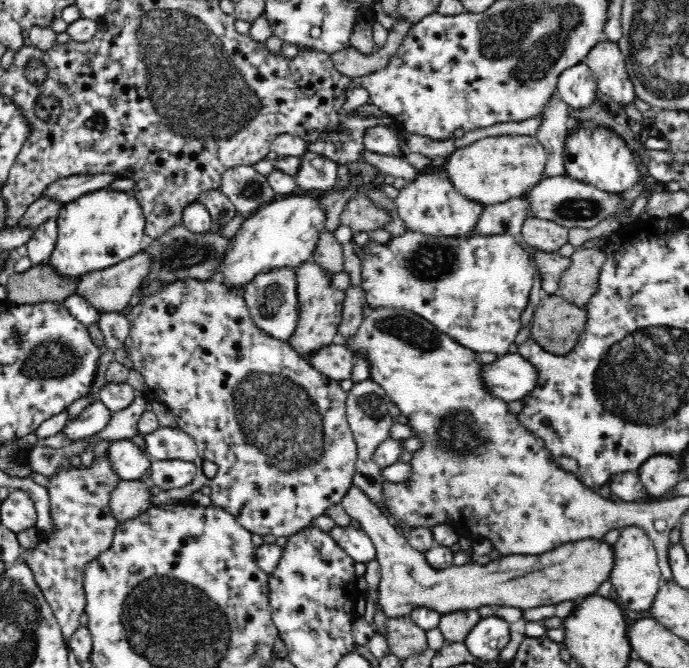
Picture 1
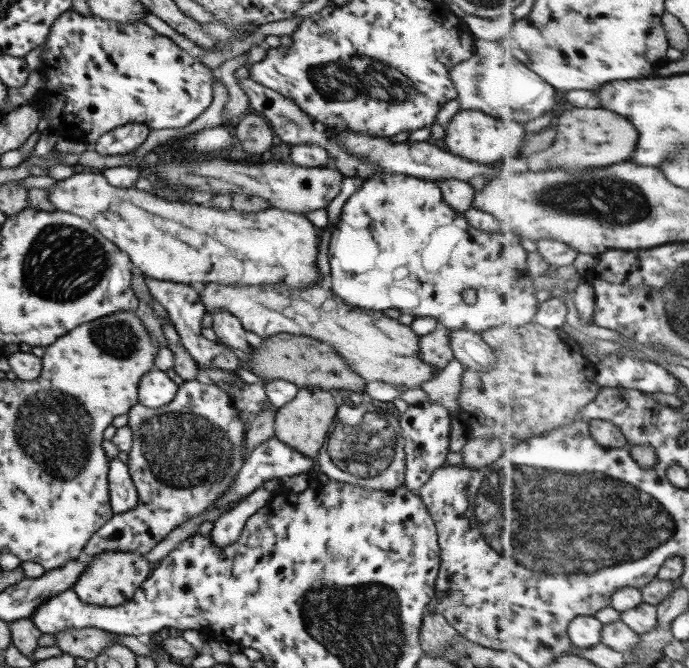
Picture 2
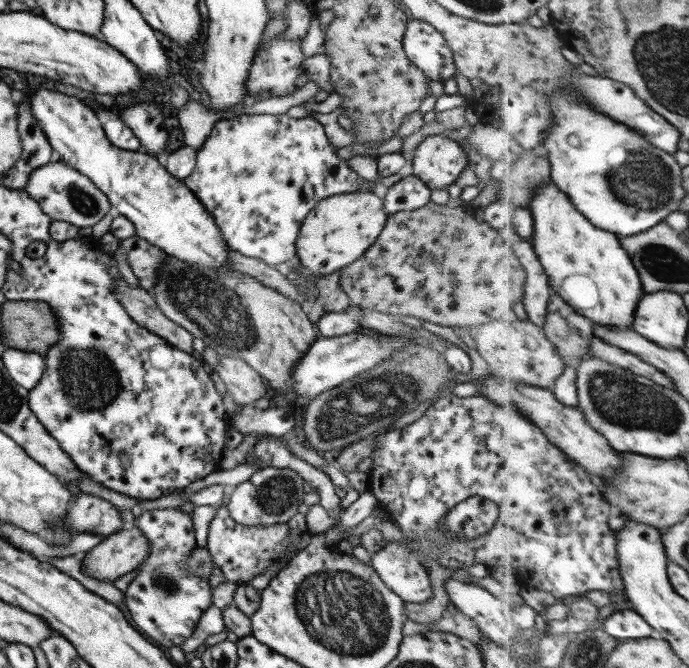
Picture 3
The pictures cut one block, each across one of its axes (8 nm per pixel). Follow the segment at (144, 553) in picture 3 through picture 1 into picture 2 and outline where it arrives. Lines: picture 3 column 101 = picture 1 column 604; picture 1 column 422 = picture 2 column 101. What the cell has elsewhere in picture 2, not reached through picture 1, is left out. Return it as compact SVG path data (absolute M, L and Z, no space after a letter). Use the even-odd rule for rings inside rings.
M104 551L91 557L89 565L75 582L74 592L78 598L89 605L115 607L130 602L136 589L145 582L150 574L150 564L142 554L136 552Z

